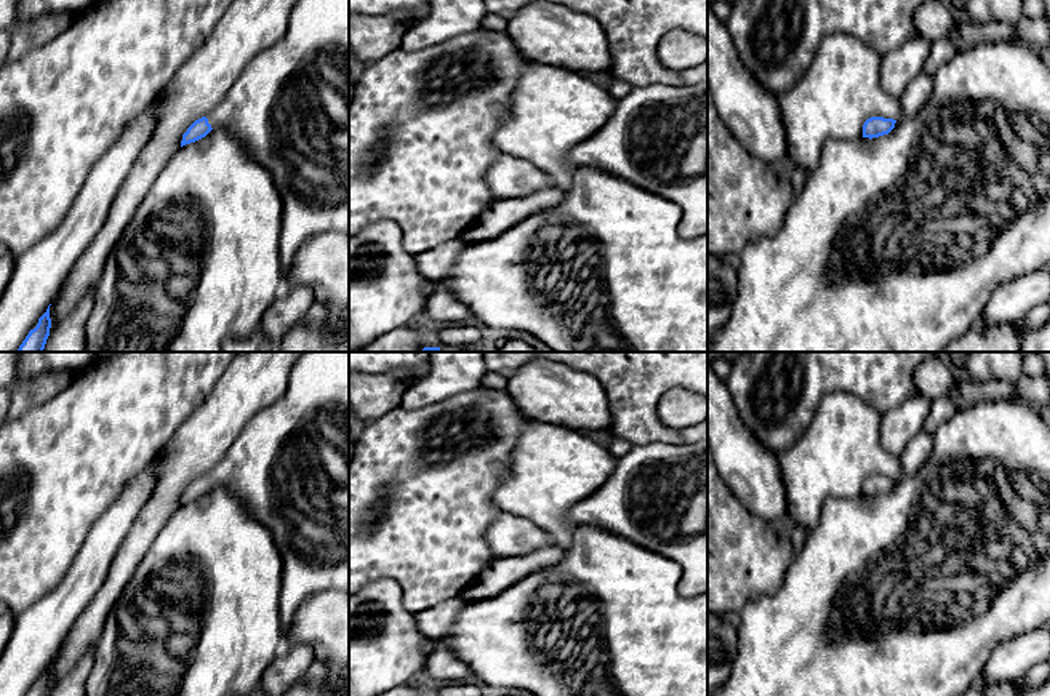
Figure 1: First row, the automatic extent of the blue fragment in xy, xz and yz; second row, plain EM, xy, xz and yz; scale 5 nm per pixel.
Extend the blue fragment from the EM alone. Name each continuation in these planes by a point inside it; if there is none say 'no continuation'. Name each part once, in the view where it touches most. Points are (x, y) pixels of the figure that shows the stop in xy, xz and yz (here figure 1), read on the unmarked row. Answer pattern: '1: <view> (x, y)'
1: xy (290, 468)

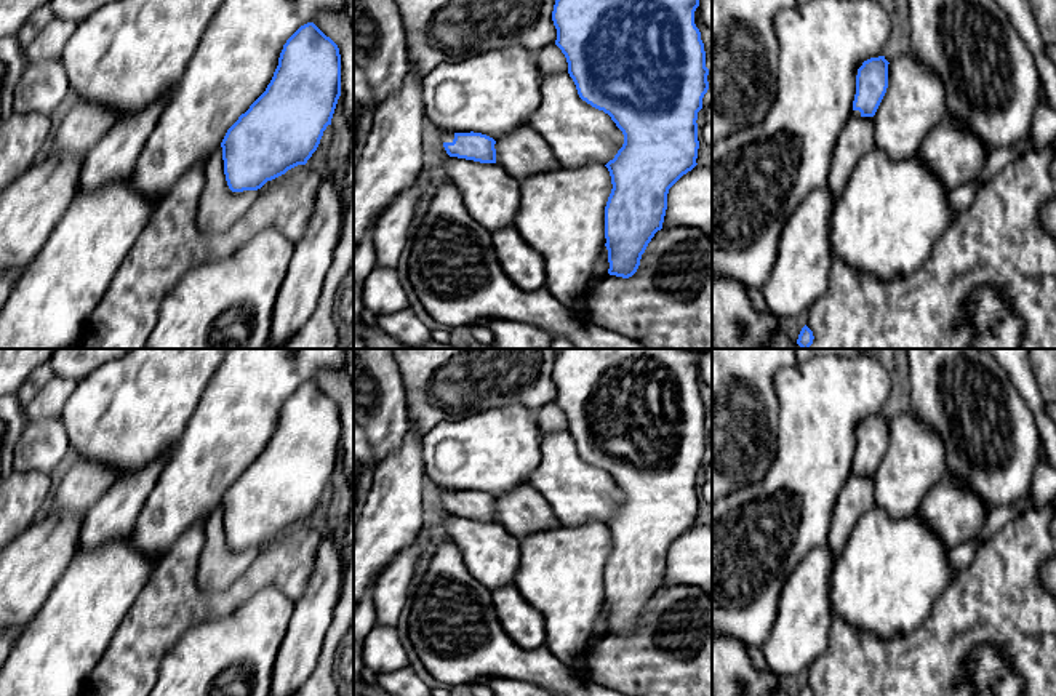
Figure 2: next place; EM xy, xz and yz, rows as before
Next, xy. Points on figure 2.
no continuation

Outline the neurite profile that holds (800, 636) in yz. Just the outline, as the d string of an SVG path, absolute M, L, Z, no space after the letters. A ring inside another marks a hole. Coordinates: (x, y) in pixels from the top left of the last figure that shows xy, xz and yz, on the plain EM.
M827 544L814 547L781 589L774 627L760 646L763 659L778 678L806 674L829 646L834 565Z

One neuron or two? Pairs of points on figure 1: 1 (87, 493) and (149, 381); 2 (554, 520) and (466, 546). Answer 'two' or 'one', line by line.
1: one
2: two

